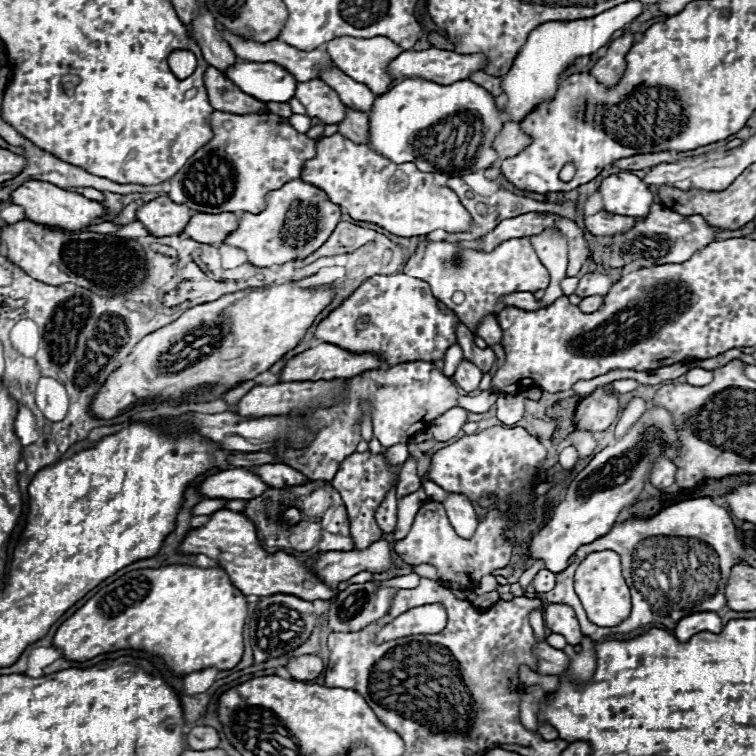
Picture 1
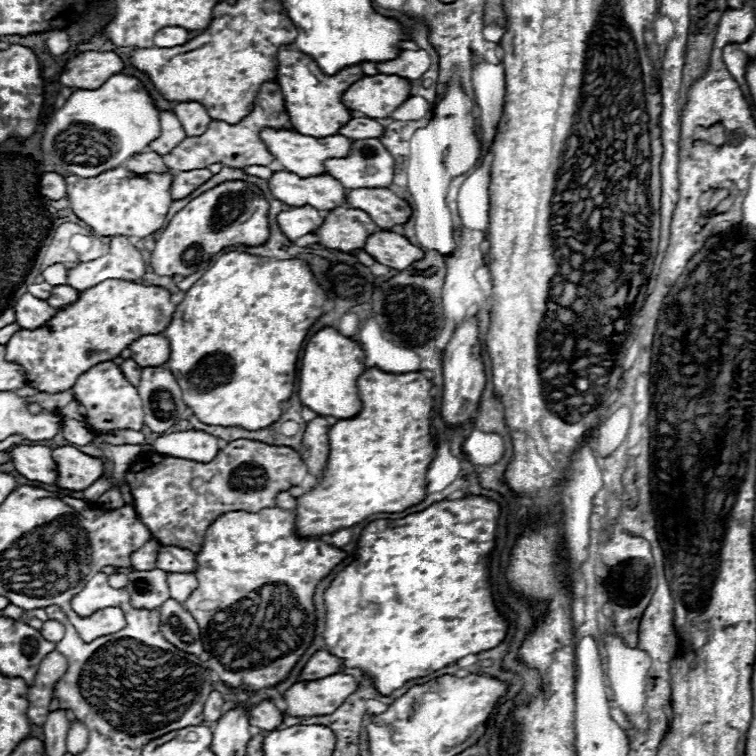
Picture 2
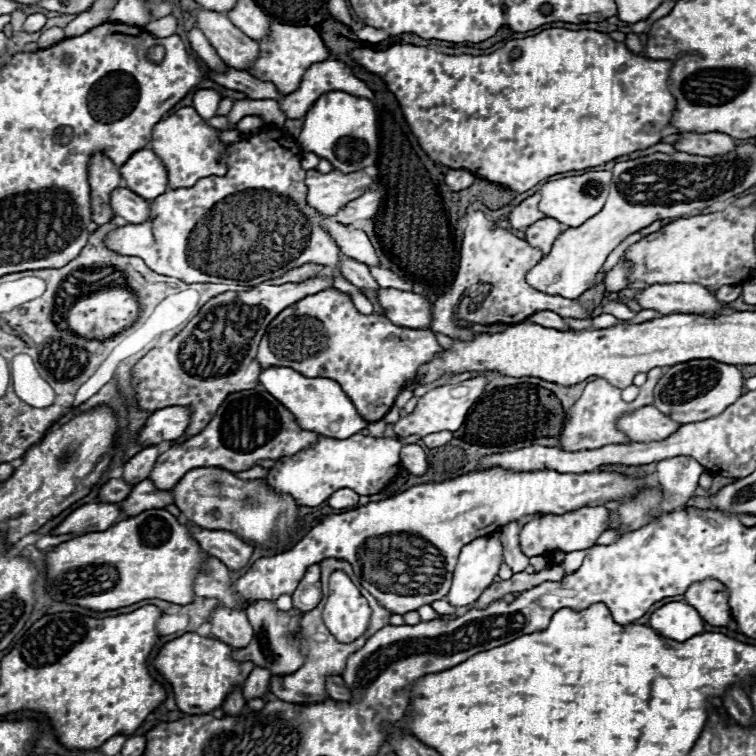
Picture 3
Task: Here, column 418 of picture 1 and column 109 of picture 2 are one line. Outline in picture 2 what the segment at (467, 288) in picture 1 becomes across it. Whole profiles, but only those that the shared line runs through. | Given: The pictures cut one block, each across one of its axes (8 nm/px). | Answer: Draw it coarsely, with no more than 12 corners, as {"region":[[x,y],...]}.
{"region":[[128,236],[110,252],[80,262],[68,286],[88,290],[104,280],[142,282],[146,262]]}

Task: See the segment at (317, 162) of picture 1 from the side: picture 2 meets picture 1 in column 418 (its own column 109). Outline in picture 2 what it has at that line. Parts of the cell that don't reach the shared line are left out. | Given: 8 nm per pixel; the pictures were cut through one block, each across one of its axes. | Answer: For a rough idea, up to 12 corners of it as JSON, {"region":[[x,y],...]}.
{"region":[[122,166],[68,176],[72,212],[100,236],[162,228],[172,176]]}

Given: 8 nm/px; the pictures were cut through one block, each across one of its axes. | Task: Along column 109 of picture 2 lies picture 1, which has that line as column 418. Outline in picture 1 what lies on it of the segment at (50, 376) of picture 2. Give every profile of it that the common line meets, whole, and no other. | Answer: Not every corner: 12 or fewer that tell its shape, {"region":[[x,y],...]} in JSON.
{"region":[[372,276],[314,338],[390,366],[442,360],[458,316],[426,282]]}

